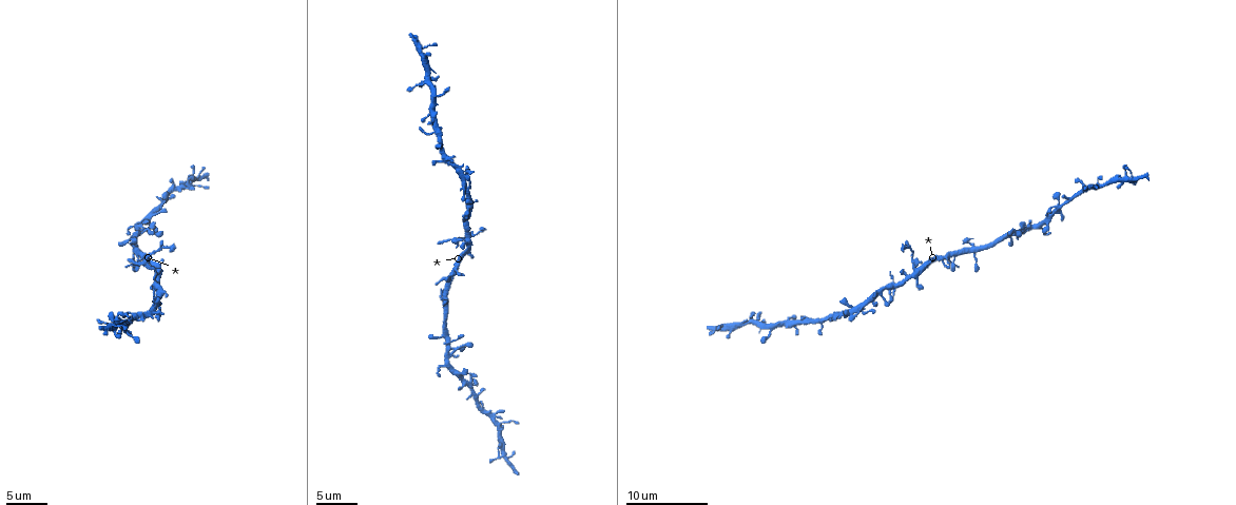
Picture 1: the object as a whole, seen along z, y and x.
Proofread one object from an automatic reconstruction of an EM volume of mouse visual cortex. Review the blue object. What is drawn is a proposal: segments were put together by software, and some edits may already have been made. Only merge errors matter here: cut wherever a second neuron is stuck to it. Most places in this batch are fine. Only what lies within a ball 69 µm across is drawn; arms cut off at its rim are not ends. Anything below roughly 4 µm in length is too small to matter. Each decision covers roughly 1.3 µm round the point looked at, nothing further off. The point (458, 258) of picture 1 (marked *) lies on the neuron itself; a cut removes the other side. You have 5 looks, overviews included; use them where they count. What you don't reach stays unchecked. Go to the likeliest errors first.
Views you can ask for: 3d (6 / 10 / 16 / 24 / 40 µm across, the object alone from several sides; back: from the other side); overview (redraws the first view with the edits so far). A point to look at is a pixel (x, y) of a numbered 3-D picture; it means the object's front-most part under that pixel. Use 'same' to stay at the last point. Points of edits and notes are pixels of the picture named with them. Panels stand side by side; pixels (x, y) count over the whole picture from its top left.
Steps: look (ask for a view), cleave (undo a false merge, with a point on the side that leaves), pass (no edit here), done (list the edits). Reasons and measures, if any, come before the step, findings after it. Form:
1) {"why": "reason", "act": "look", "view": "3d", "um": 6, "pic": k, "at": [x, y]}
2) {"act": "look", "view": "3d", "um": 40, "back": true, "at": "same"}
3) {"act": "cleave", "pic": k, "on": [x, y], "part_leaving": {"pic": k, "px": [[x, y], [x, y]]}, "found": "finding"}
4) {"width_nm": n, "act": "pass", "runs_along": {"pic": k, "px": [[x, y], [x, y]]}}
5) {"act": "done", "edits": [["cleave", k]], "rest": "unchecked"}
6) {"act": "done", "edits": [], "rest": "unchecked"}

{"why": "looks like a crossing", "act": "look", "view": "3d", "um": 16, "pic": 1, "at": [913, 271]}

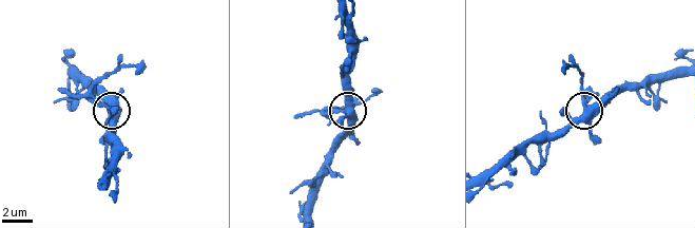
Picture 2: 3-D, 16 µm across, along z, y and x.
{"act": "look", "view": "3d", "um": 16, "back": true, "pic": 2, "at": [585, 110]}

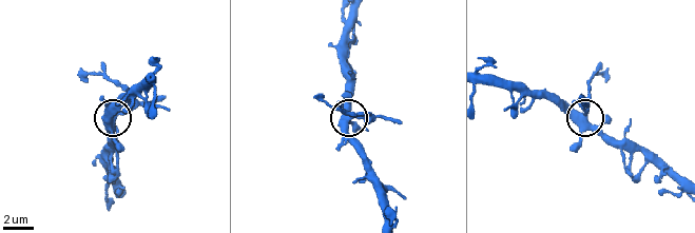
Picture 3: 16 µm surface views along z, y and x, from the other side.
{"act": "cleave", "pic": 3, "on": [367, 119], "found": "two neurons meet here"}

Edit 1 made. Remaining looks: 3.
{"act": "look", "view": "overview"}

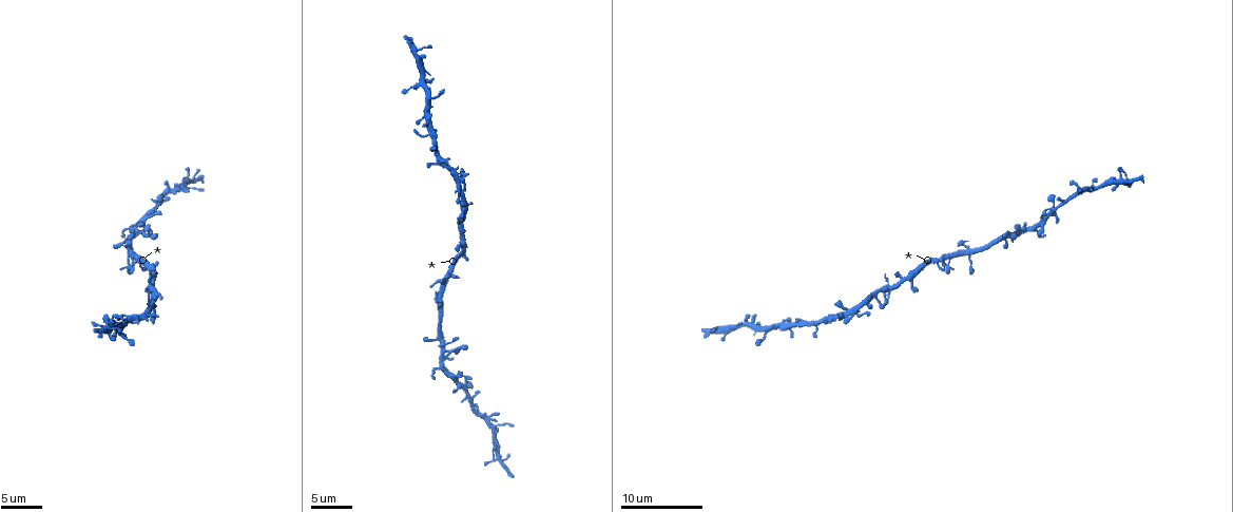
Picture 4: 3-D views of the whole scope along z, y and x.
{"why": "thin arm on a thick one", "act": "look", "view": "3d", "um": 10, "pic": 4, "at": [418, 85]}

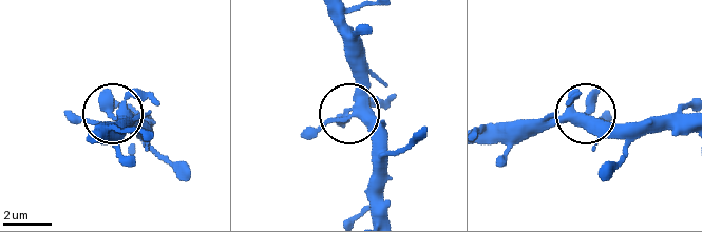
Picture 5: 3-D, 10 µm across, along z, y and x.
{"arms": 5, "act": "pass", "found": "one neuron here"}

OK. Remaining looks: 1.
{"why": "thin arm on a thick one", "act": "look", "view": "3d", "um": 16, "pic": 4, "at": [451, 352]}

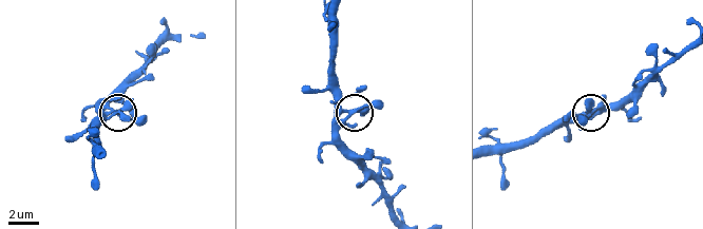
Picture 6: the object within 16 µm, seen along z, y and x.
{"width_nm": 260, "act": "pass", "found": "one neuron here"}

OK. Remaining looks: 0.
{"act": "done", "edits": [["cleave", 3]], "rest": "unchecked"}

